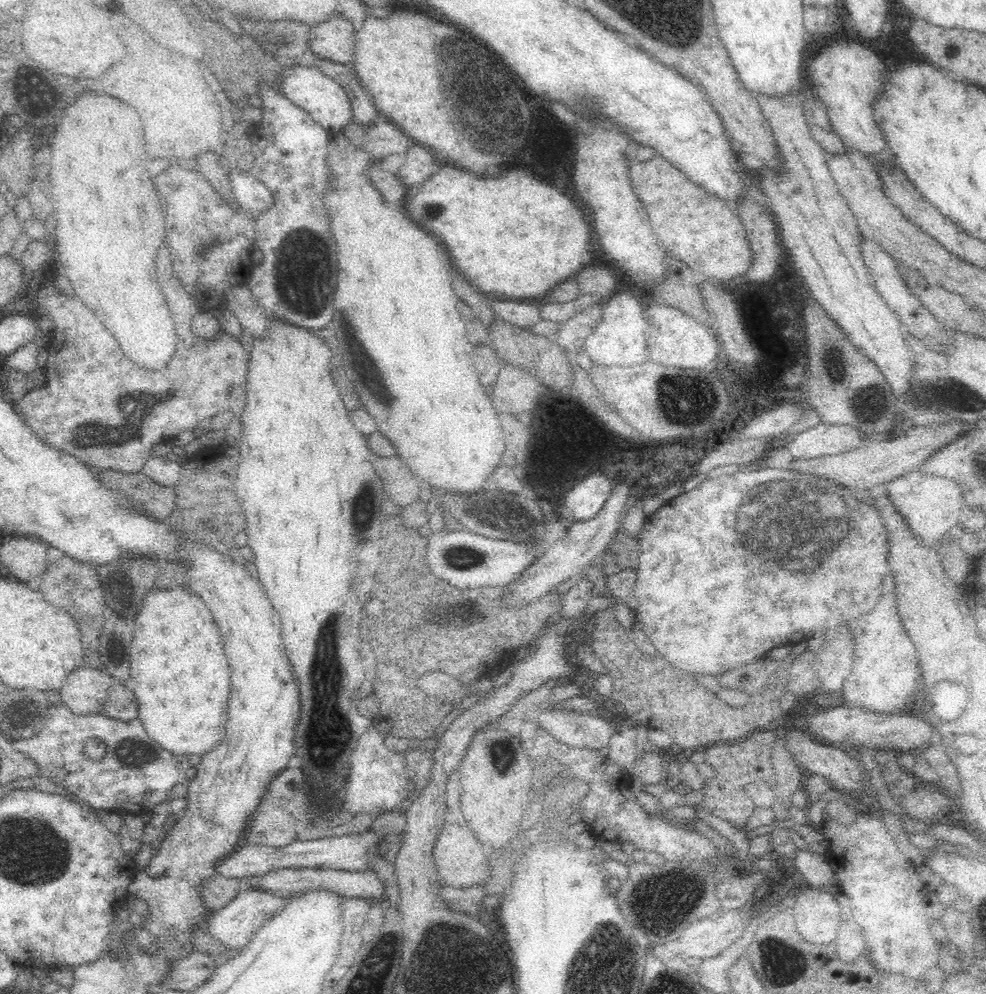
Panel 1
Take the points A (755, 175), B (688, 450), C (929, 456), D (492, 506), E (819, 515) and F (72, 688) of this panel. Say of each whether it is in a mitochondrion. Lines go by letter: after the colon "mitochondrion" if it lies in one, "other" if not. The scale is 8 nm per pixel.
A: other
B: mitochondrion
C: other
D: mitochondrion
E: mitochondrion
F: other

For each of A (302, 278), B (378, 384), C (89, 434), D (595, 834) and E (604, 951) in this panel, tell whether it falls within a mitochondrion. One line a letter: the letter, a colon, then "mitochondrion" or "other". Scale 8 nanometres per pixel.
A: mitochondrion
B: mitochondrion
C: mitochondrion
D: other
E: mitochondrion

